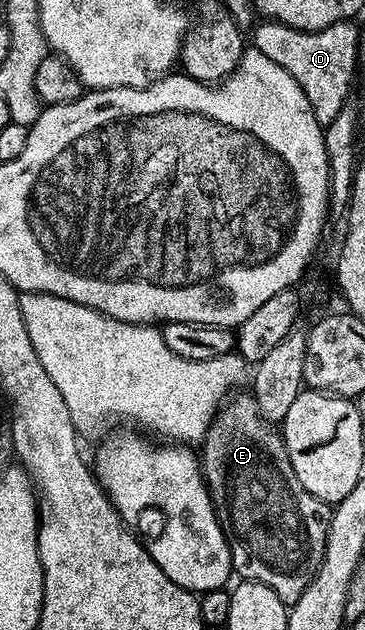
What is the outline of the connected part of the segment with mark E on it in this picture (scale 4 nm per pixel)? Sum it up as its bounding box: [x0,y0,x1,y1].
[198,391,330,606]

